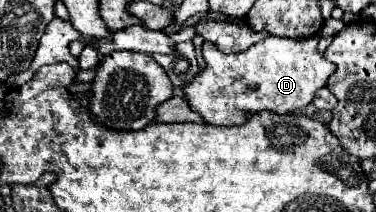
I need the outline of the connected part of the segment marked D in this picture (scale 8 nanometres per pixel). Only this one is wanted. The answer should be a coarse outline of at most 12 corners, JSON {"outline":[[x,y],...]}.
{"outline":[[306,40],[202,44],[182,86],[216,126],[306,108],[334,66]]}

